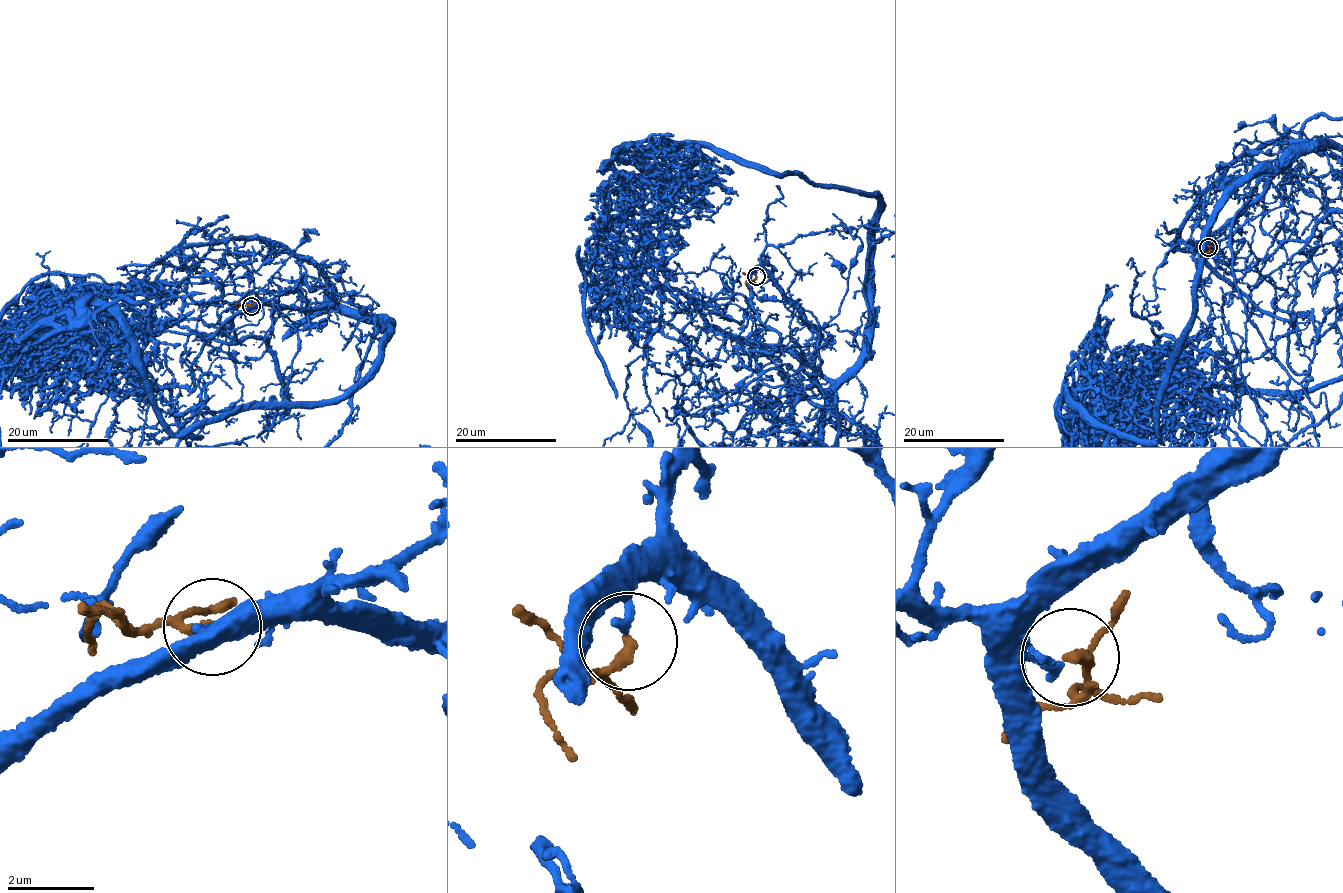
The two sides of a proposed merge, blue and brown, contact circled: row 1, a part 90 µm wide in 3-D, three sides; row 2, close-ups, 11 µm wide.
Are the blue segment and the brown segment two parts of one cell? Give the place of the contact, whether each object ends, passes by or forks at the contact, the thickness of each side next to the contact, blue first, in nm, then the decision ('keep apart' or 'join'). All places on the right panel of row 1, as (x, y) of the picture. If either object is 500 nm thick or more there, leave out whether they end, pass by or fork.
place (1208, 247); blue ends; brown passes by; calibres 190 and 170 nm; join

